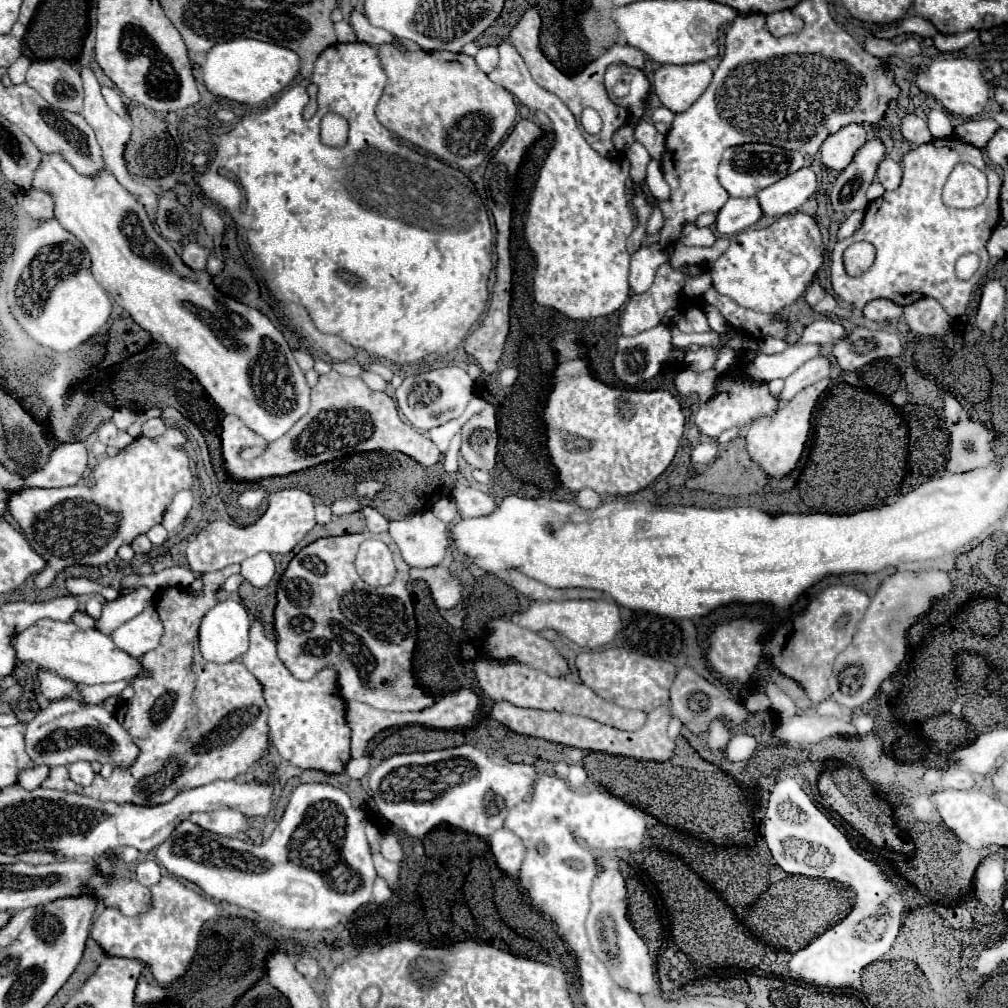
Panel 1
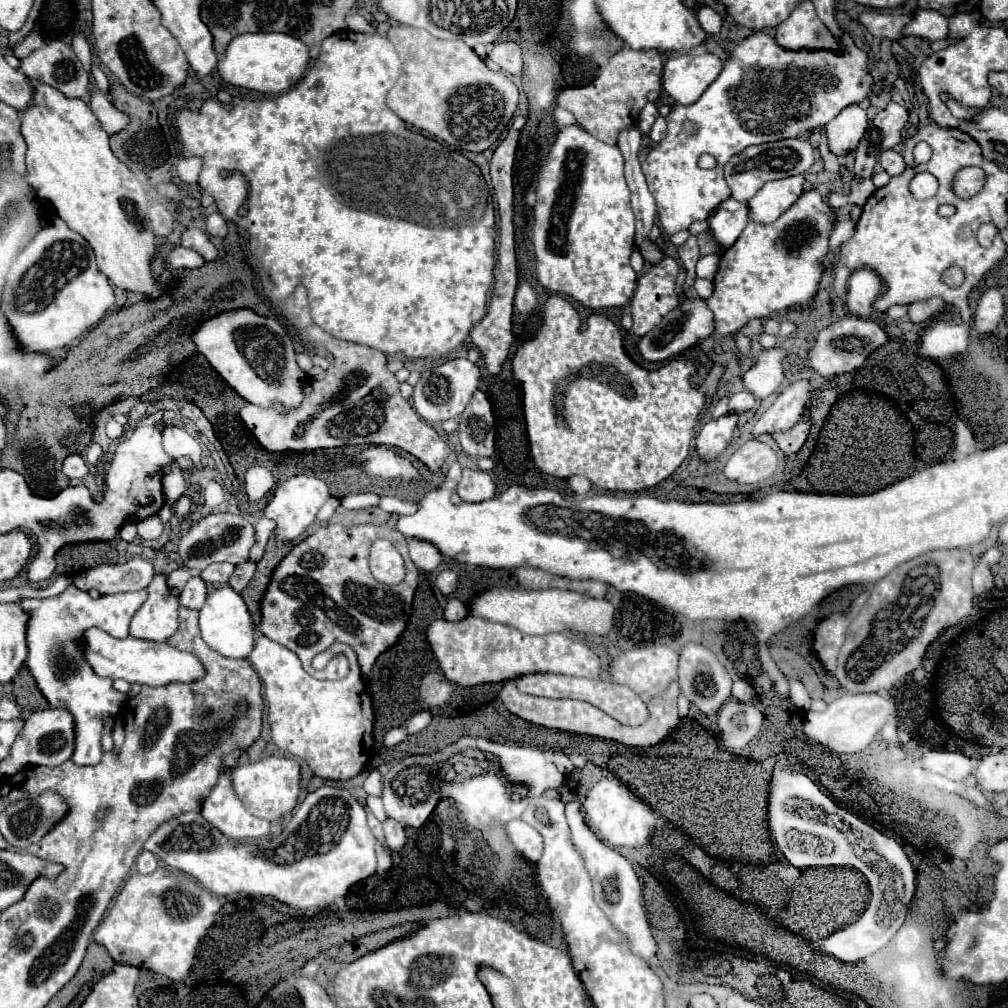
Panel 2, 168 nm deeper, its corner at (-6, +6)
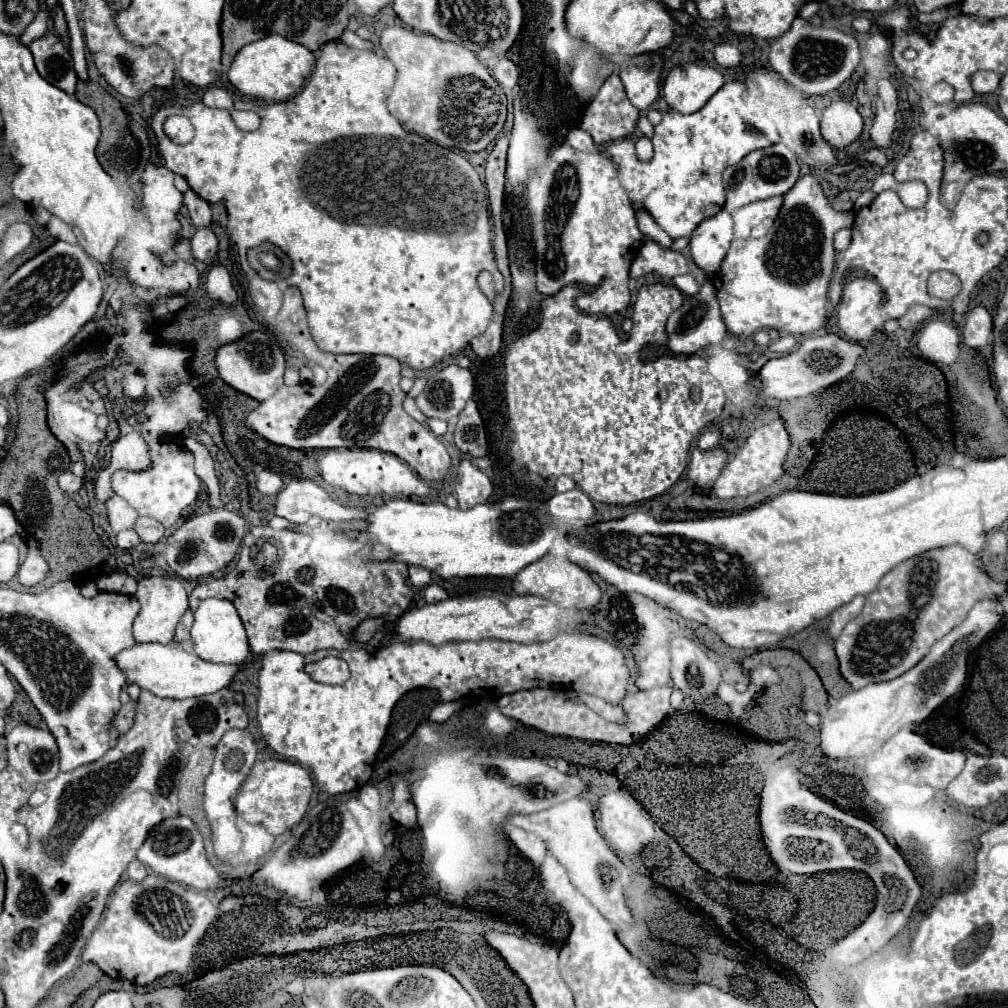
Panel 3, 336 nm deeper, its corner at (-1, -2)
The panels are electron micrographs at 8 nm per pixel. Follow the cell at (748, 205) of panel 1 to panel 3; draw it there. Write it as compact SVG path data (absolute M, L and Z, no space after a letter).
M720 210L716 216L706 218L690 236L690 254L698 268L702 268L708 280L714 278L720 268L732 240L734 222L726 210Z

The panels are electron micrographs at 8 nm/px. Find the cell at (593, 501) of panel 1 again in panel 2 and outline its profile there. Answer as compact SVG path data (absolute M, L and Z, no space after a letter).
M573 476L573 478L569 478L567 482L569 482L569 486L571 486L571 490L573 490L575 494L589 494L589 492L591 492L591 482L589 482L589 478Z

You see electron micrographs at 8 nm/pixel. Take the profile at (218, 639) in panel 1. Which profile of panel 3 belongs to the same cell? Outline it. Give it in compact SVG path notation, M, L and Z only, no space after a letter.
M206 598L200 602L198 610L194 612L194 624L190 630L194 652L208 662L220 662L220 664L242 664L250 656L250 646L246 640L246 632L242 626L242 620L232 606L230 600L220 598Z

